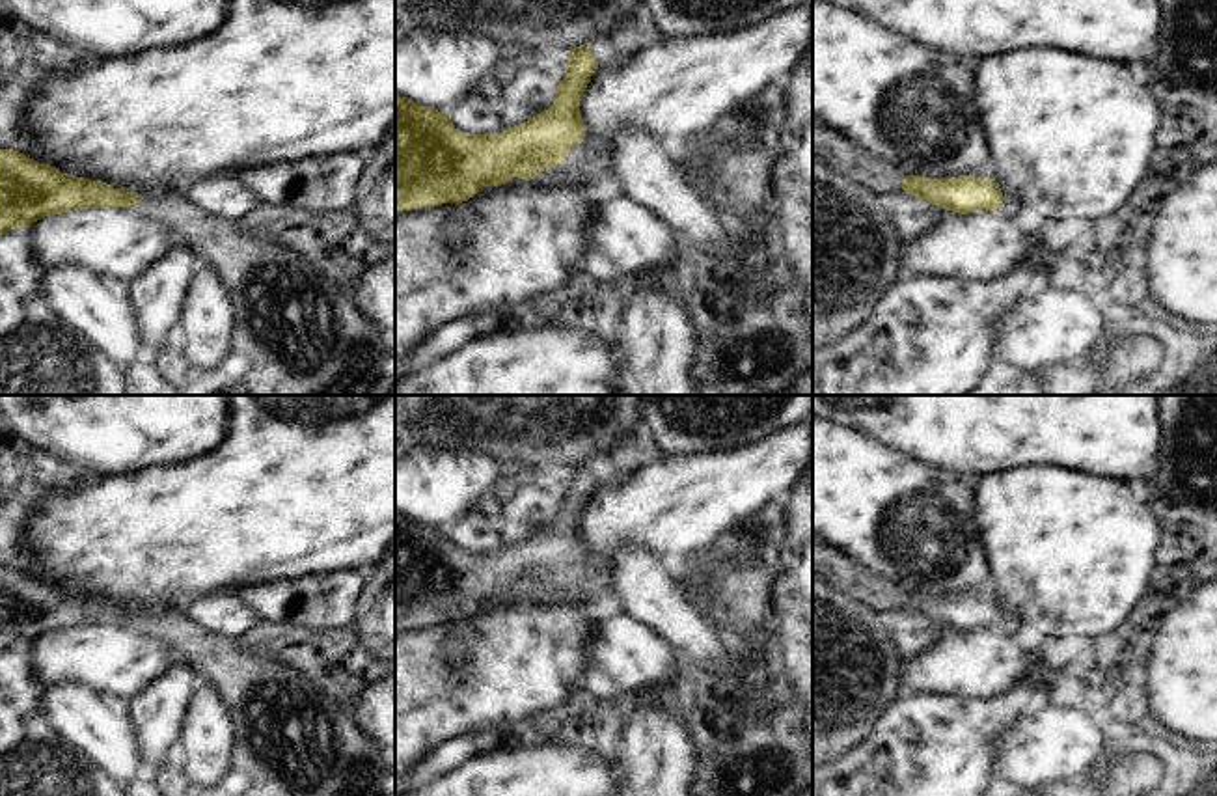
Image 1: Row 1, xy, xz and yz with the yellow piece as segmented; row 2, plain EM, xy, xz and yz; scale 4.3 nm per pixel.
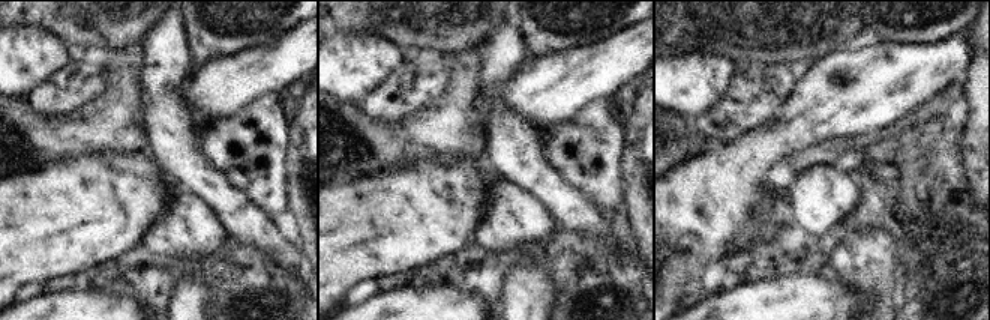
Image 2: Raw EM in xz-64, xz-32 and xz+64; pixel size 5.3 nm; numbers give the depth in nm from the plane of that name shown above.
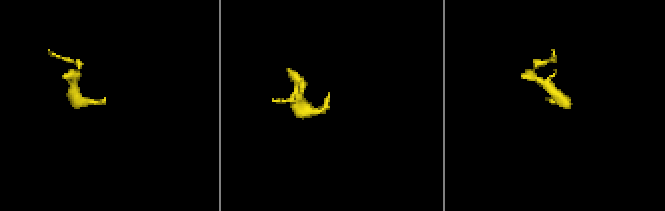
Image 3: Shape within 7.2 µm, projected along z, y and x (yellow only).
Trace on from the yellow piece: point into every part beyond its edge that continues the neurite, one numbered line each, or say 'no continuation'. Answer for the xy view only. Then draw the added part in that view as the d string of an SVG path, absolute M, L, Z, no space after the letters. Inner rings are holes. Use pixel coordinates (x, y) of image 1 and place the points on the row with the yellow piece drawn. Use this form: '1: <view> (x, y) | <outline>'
1: xy (299, 332) | M183 192L144 198L127 209L171 229L194 252L199 265L212 268L226 285L235 313L231 354L237 354L244 364L239 384L242 395L365 395L380 378L386 350L378 326L356 308L350 293L296 252L252 237L240 231L235 222L220 226Z

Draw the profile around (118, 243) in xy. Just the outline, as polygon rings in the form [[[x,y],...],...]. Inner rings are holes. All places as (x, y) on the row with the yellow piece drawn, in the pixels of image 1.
[[[127,207],[50,214],[28,227],[45,270],[89,268],[130,283],[162,259],[177,235]]]

